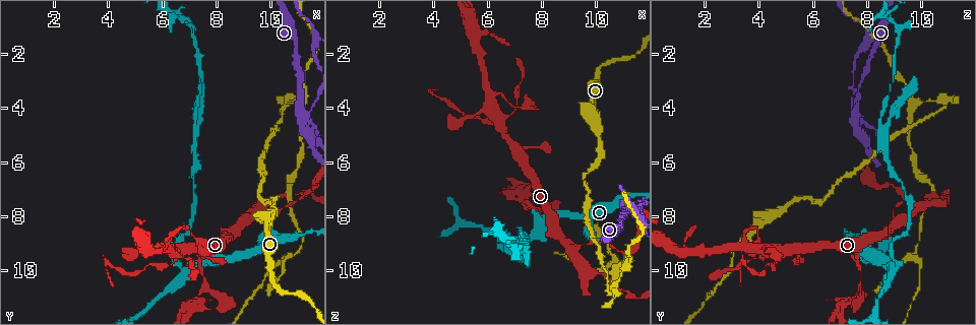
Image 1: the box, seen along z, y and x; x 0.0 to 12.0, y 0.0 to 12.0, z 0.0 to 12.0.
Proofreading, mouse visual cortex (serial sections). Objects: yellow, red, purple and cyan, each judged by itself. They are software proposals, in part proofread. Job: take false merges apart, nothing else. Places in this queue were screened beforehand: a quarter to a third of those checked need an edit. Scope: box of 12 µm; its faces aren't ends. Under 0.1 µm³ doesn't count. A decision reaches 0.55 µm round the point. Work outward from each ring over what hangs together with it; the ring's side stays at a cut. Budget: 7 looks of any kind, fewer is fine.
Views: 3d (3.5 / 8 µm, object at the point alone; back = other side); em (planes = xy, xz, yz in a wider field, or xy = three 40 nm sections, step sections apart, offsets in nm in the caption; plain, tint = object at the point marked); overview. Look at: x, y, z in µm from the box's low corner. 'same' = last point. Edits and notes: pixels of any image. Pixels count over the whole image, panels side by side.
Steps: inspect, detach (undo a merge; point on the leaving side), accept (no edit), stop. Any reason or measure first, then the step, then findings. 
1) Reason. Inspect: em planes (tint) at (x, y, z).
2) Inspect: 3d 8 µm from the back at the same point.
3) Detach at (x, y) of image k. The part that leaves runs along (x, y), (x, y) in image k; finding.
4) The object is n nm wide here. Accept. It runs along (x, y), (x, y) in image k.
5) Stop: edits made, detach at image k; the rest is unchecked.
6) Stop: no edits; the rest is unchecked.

Arms part here. Inspect: 3d 3.5 µm at (6.5, 9.4, 4.8).

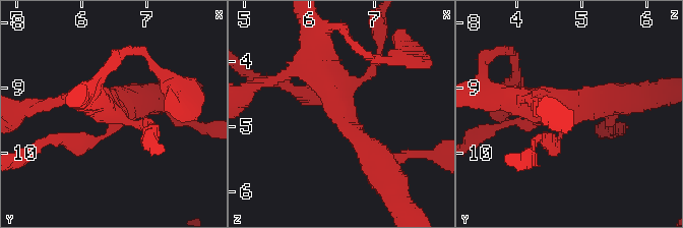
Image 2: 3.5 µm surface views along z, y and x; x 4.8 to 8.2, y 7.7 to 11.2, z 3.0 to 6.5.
Shape alone is not enough. Inspect: em xy step 2 (tint) at (6.55, 9.35, 4.80).

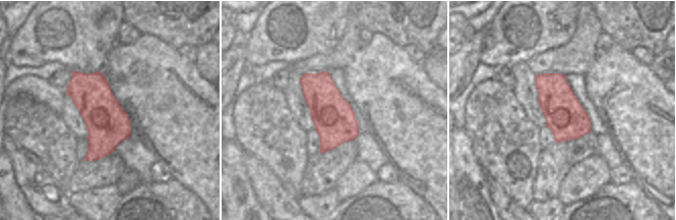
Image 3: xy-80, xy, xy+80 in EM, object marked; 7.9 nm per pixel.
Cut it another way. Inspect: em planes (tint) at the same point.

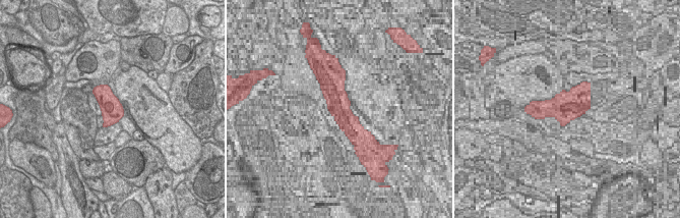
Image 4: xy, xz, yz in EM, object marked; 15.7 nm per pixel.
Accept. It runs along (379, 167), (345, 120), (316, 57) in image 2; all the same cell.

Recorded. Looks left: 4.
Four-way junction. Inspect: 3d 8 µm at (11.2, 4.1, 7.6).

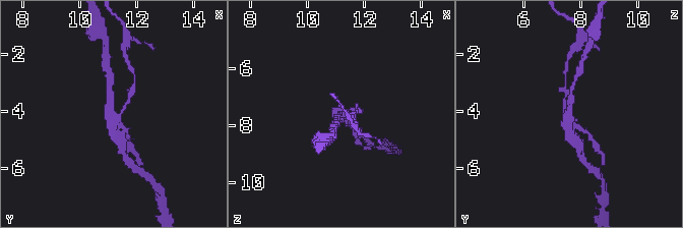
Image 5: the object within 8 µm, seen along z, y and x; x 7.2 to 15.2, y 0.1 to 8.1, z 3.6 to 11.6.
Zoom in. Inspect: 3d 3.5 µm at (11.2, 4.1, 7.6).

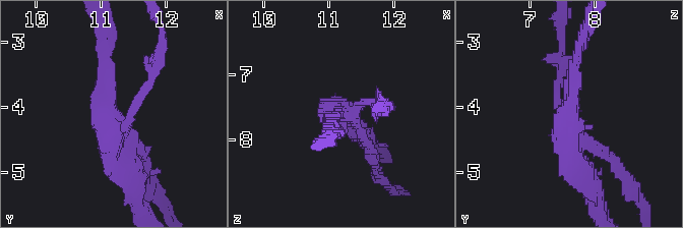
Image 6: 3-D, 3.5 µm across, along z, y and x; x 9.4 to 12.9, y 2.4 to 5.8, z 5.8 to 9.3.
Now the EM. Inspect: em xy step 2 (tint) at (11.20, 4.20, 7.60).

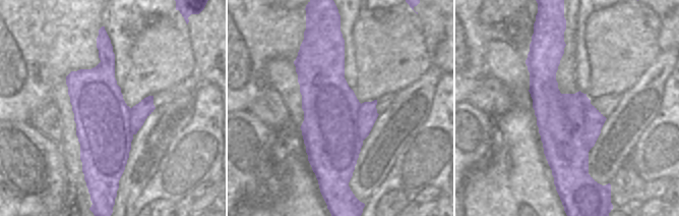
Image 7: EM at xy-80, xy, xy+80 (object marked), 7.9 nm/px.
Detach at (144, 92) of image 6. The part that leaves runs along (123, 123), (151, 79), (161, 36) in image 6; two cells meet here.

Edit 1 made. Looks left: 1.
Stop: edits made, detach at image 6; the rest is unchecked.

